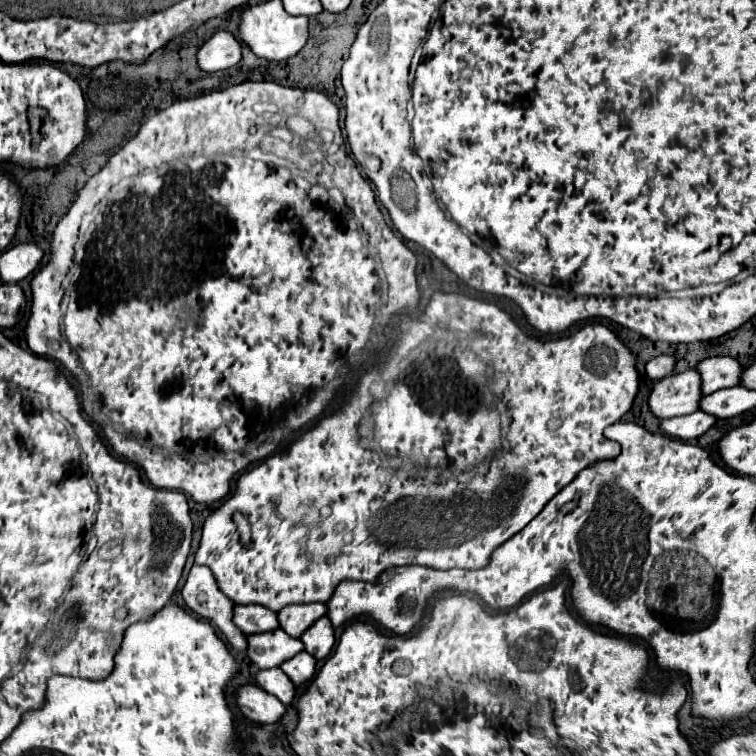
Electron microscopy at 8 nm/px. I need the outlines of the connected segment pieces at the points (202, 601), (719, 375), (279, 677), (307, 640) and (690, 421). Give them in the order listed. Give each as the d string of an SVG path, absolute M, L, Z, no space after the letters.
M192 566L182 588L182 598L194 614L208 620L210 624L216 624L216 628L226 636L234 650L246 650L246 636L234 626L234 622L230 622L230 608L234 602L226 600L226 596L218 592L214 576L210 576L206 566Z
M714 356L714 358L704 358L702 362L698 362L696 372L700 374L702 394L710 394L720 388L738 386L742 366L734 358Z
M268 668L268 670L258 670L252 680L262 686L268 694L276 696L282 704L292 704L294 700L294 690L296 686L290 682L290 678L280 672L280 668Z
M326 616L318 618L302 636L300 636L304 650L310 652L310 656L314 656L316 660L322 660L330 654L332 646L334 646L334 630L332 624Z
M692 412L686 416L676 416L676 418L666 418L660 422L660 428L666 436L680 438L680 440L696 440L702 436L712 424L716 422L714 416L706 412Z

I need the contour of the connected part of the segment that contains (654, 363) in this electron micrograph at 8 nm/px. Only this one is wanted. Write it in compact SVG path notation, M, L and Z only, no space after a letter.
M656 356L646 362L646 374L652 380L660 380L668 374L672 374L674 368L674 358L672 356Z

